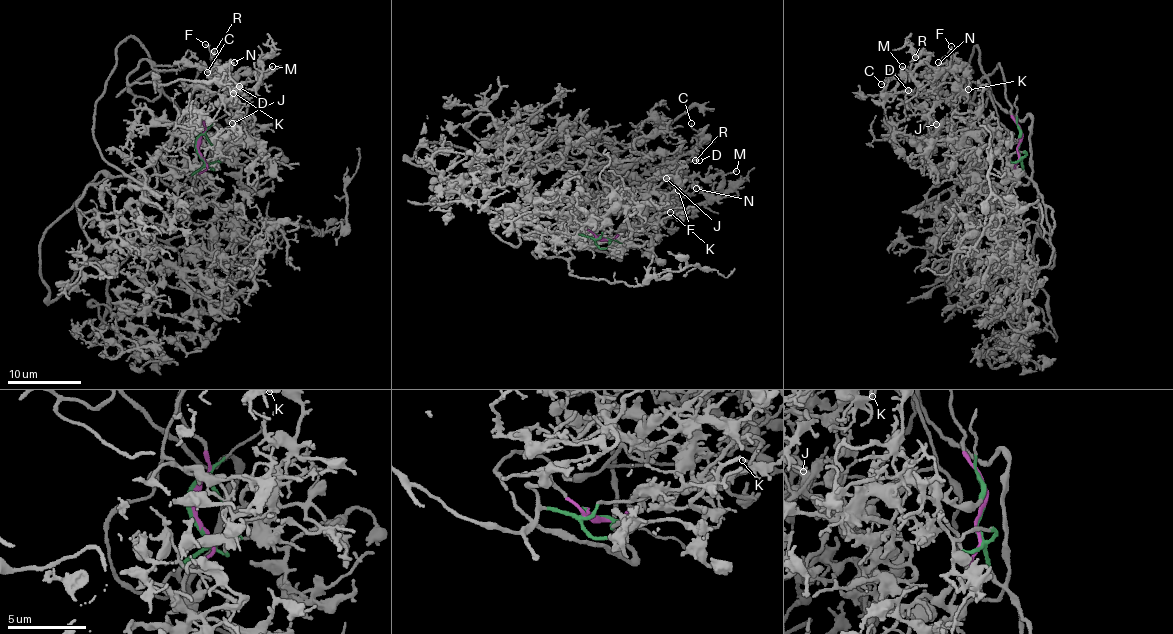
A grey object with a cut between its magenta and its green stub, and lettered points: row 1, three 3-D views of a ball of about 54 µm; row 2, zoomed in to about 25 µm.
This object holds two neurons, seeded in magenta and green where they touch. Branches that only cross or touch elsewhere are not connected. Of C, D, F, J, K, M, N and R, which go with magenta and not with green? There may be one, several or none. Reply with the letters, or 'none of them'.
C, D, F, J, K, M, N, R

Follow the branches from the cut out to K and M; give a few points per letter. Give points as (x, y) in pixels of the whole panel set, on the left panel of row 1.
K: (198, 150), (196, 68), (151, 71), (128, 90), (127, 76), (145, 61), (214, 73), (216, 63), (233, 93)
M: (198, 150), (196, 68), (151, 71), (128, 90), (127, 76), (145, 61), (201, 64), (245, 89), (271, 66)

